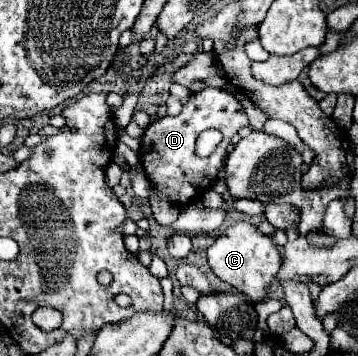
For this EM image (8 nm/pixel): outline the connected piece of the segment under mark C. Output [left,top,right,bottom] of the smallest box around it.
[207,222,281,302]

